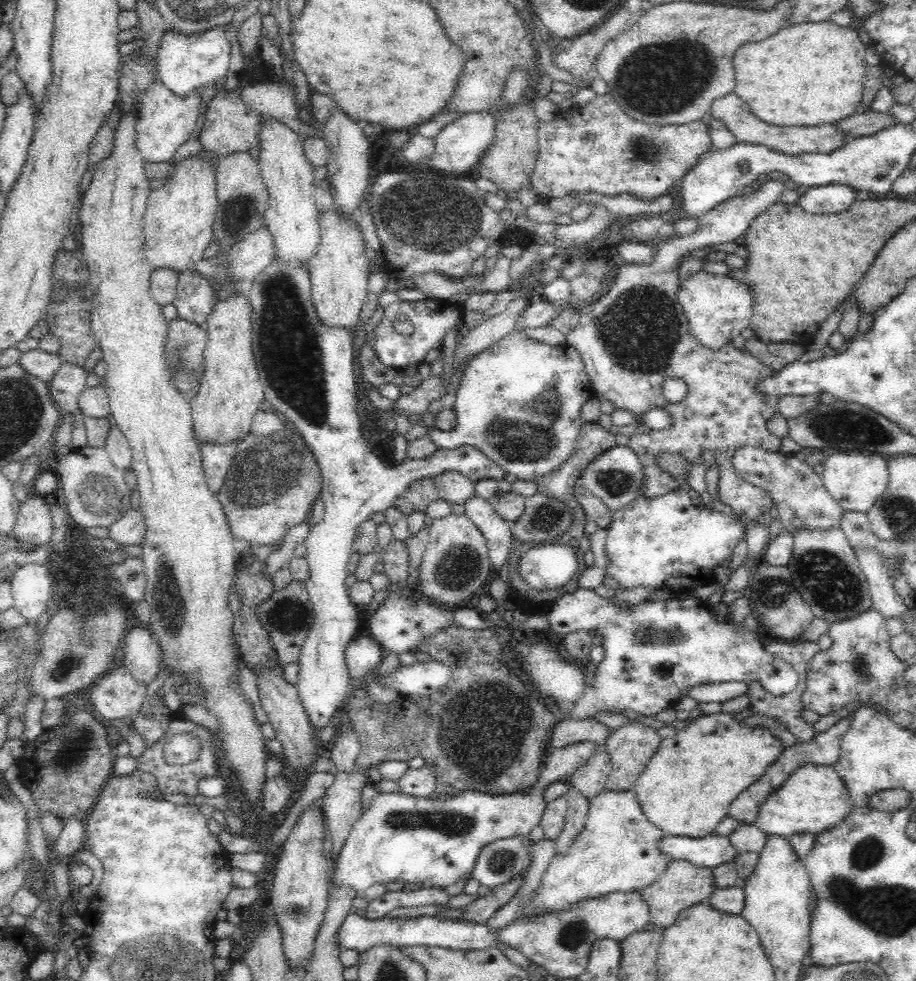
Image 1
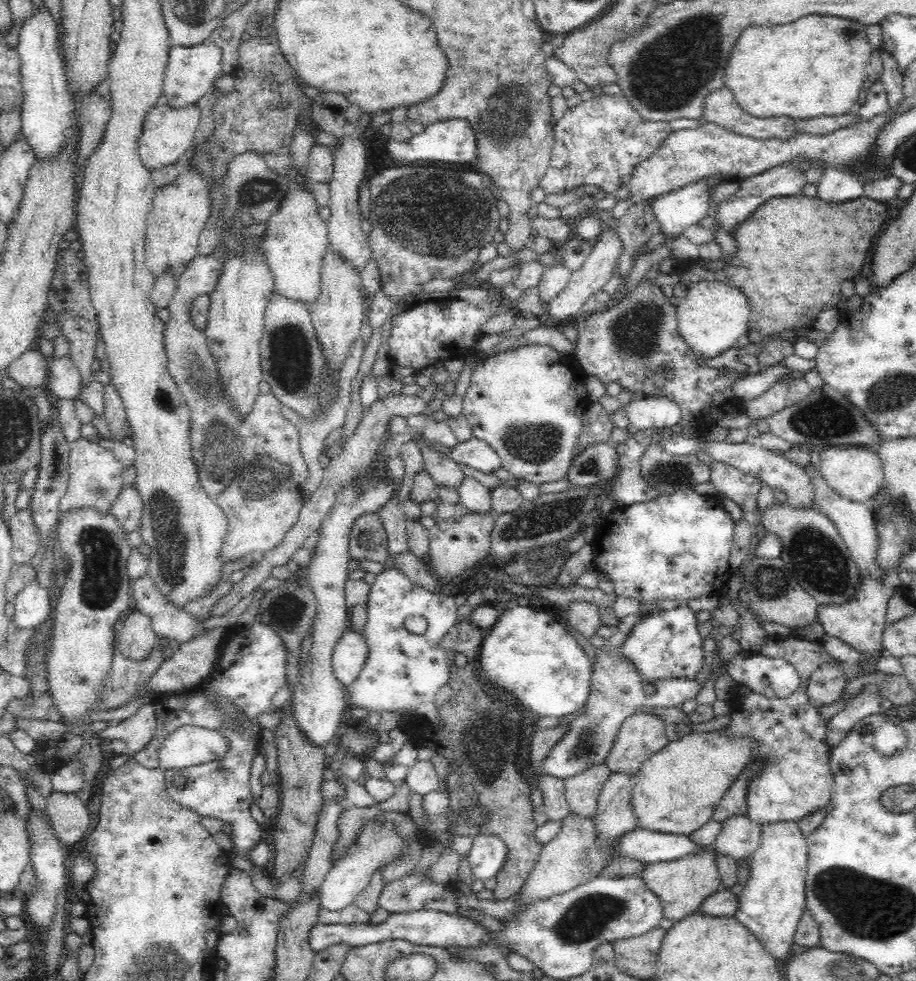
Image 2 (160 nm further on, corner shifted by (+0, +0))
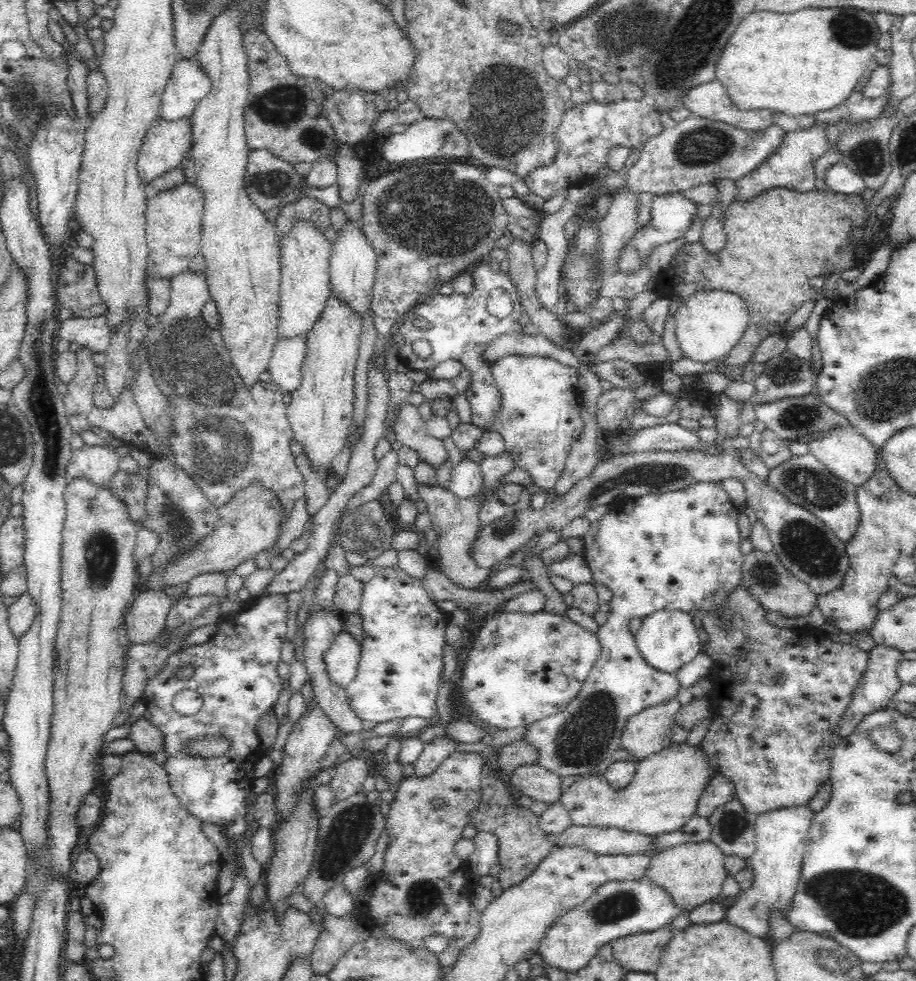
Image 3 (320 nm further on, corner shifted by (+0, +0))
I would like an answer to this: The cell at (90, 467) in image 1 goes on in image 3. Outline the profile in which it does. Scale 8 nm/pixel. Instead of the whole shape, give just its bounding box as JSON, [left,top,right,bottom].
[66,446,122,487]

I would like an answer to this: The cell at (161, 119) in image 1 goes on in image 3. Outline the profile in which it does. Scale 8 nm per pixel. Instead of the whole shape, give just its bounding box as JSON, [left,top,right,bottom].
[137,119,192,186]

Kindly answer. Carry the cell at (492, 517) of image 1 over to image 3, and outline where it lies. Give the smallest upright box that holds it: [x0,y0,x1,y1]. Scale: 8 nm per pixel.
[447,454,482,499]

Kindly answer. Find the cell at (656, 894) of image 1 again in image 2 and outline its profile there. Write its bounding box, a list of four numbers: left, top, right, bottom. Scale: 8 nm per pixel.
[640,849,724,922]

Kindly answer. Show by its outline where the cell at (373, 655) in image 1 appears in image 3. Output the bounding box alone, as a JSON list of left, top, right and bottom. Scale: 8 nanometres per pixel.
[324,631,361,689]

